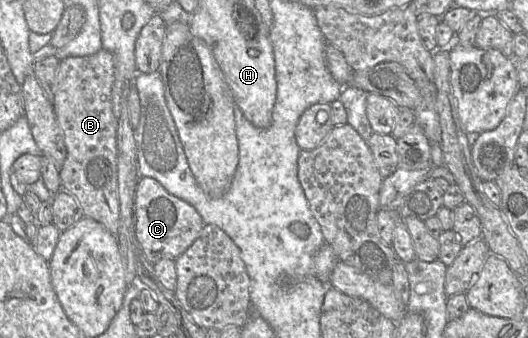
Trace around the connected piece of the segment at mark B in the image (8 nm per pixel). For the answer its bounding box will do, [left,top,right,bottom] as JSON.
[52,49,119,237]

